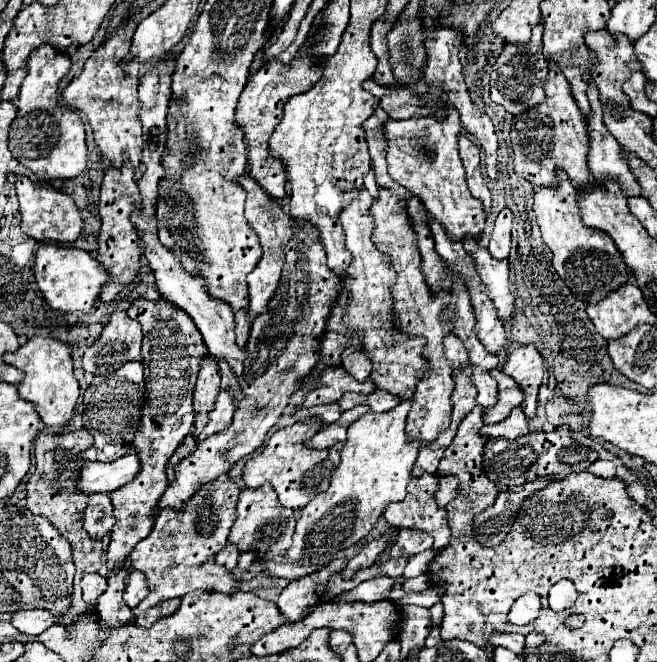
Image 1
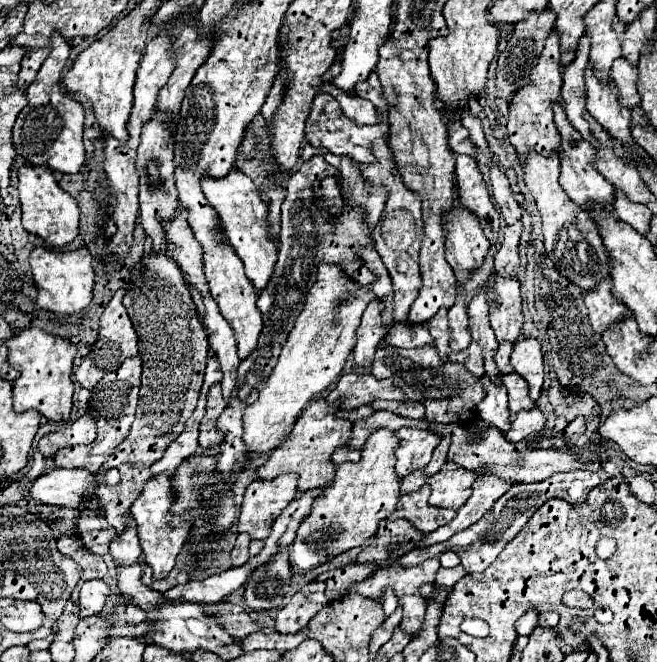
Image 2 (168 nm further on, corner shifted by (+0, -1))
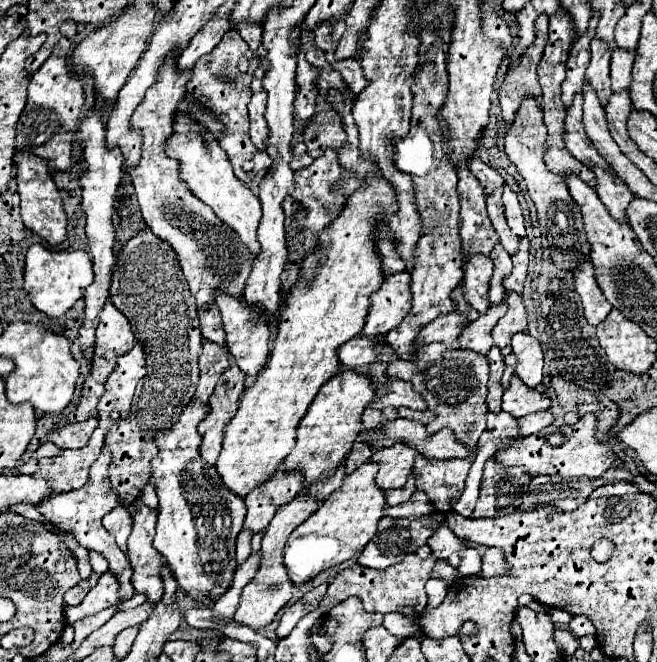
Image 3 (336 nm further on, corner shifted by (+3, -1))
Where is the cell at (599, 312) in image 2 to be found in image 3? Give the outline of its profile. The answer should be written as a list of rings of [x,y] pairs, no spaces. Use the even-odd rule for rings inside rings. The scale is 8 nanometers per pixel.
[[[583,263],[575,269],[575,289],[581,297],[583,309],[585,309],[585,319],[591,327],[597,327],[613,309],[611,303],[603,297],[597,279],[595,279],[595,269],[591,263]]]

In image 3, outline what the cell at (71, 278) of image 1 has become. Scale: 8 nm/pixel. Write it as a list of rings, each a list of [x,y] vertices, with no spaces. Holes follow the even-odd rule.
[[[35,243],[27,249],[25,257],[25,291],[31,303],[49,317],[65,315],[77,299],[83,297],[83,291],[93,281],[91,257],[87,251],[51,251]]]

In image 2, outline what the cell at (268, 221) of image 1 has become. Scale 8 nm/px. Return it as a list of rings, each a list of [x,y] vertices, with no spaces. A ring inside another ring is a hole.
[[[232,167],[226,177],[220,177],[220,179],[214,179],[210,175],[202,177],[202,191],[204,191],[208,203],[216,209],[216,213],[222,221],[222,227],[226,231],[228,243],[234,245],[234,251],[242,259],[242,263],[246,267],[246,277],[254,283],[256,291],[262,291],[272,277],[276,257],[278,257],[276,255],[278,247],[268,237],[268,225],[266,225],[268,205],[260,197],[258,187],[252,183],[250,177],[246,177],[242,171]]]

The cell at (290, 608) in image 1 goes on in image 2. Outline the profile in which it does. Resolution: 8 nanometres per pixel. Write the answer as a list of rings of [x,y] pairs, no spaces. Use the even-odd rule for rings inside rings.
[[[308,587],[306,591],[300,589],[298,593],[292,595],[290,603],[278,611],[276,617],[276,629],[278,633],[298,633],[304,629],[312,617],[328,603],[328,597],[322,593],[310,593]]]

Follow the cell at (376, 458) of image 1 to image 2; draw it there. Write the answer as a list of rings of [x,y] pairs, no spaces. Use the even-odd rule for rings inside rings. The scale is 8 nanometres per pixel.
[[[380,429],[380,433],[374,433],[374,437],[366,441],[358,463],[342,463],[336,469],[332,487],[326,487],[324,495],[314,501],[312,513],[300,523],[296,537],[288,547],[292,573],[304,575],[348,549],[362,547],[366,539],[376,533],[378,523],[396,509],[400,497],[400,479],[394,473],[396,445],[396,433]]]

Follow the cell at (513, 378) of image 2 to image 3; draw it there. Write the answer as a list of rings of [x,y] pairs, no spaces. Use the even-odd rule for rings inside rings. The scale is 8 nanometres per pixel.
[[[517,375],[511,377],[509,389],[503,393],[503,411],[511,413],[513,417],[523,417],[527,413],[535,411],[547,411],[549,409],[549,399],[543,397],[537,389],[529,389]]]

